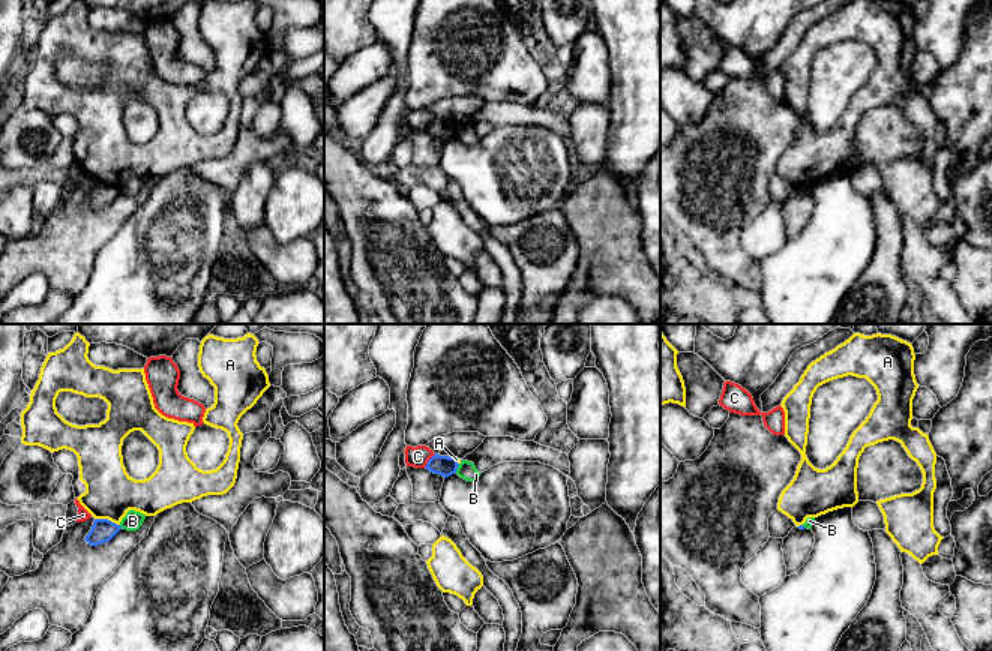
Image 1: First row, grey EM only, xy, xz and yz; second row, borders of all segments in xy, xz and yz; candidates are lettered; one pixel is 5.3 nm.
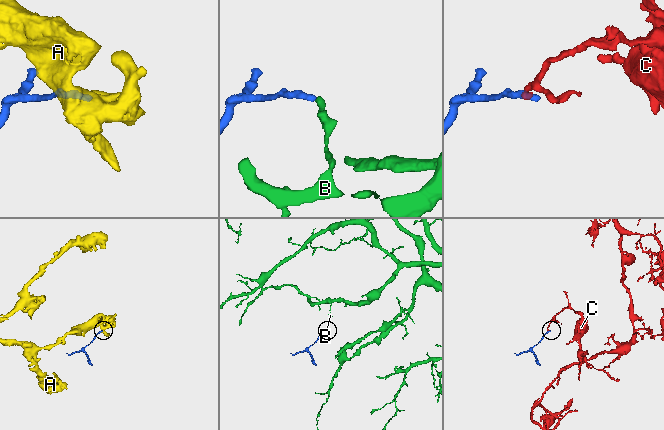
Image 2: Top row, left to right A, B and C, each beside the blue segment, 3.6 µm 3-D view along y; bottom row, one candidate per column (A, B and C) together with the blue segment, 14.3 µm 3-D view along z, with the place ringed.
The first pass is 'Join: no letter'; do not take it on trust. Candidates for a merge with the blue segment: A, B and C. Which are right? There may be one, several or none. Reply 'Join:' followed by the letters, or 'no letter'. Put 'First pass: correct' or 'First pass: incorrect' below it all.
Join: no letter
First pass: correct

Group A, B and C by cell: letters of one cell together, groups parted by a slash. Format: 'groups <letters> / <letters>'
groups A / B / C

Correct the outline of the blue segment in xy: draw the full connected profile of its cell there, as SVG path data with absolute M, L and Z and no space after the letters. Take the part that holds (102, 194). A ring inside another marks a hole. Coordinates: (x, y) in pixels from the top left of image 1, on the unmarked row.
M95 183L92 194L84 204L92 210L98 210L110 206L120 194L120 189L108 183Z

